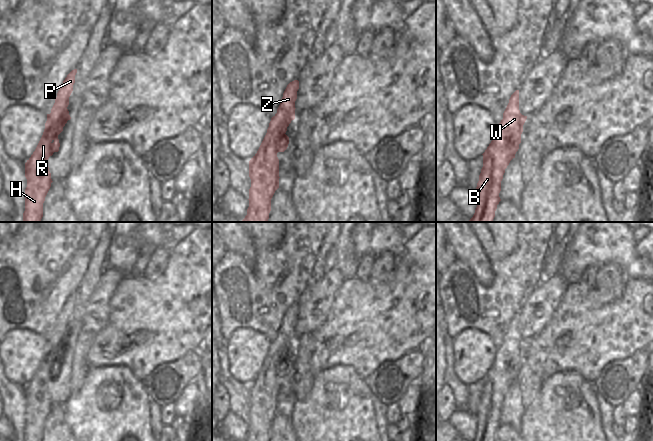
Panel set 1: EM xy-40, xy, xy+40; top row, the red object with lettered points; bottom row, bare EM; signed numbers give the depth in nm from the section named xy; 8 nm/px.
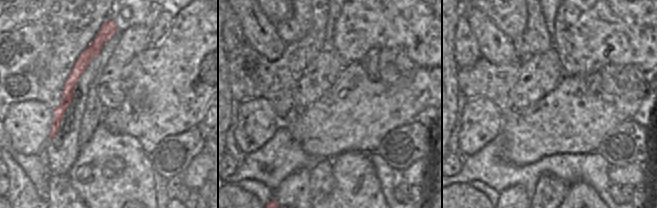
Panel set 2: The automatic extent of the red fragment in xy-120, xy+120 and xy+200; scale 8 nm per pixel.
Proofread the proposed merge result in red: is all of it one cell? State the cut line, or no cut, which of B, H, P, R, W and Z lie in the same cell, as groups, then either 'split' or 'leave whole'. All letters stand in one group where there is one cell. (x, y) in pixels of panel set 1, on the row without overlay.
no cut; B H P R W Z; leave whole

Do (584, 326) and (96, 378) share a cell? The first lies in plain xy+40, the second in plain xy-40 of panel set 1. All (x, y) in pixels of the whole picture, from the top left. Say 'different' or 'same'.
different

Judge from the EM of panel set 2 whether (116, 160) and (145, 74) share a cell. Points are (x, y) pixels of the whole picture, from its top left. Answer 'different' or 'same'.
different

